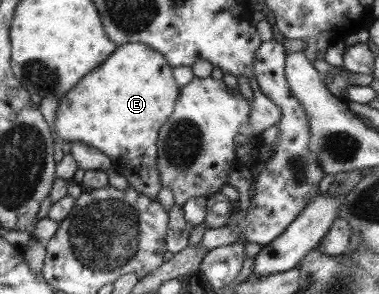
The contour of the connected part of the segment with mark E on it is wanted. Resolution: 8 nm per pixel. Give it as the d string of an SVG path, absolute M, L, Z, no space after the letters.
M125 43L117 46L114 52L102 62L102 66L94 68L90 74L86 74L62 100L60 104L57 104L58 112L55 113L54 119L54 131L56 136L58 136L63 142L68 140L68 142L82 142L86 146L92 146L96 150L100 150L104 156L108 156L111 160L112 168L115 170L116 174L124 176L128 181L127 186L132 190L139 192L140 194L145 194L148 197L154 198L161 186L158 180L156 162L156 146L154 146L154 140L156 140L156 134L158 134L160 128L168 120L168 117L172 114L174 105L176 104L176 99L179 93L180 87L177 82L172 79L172 67L168 66L168 62L161 56L159 52L152 50L149 46L140 43Z

